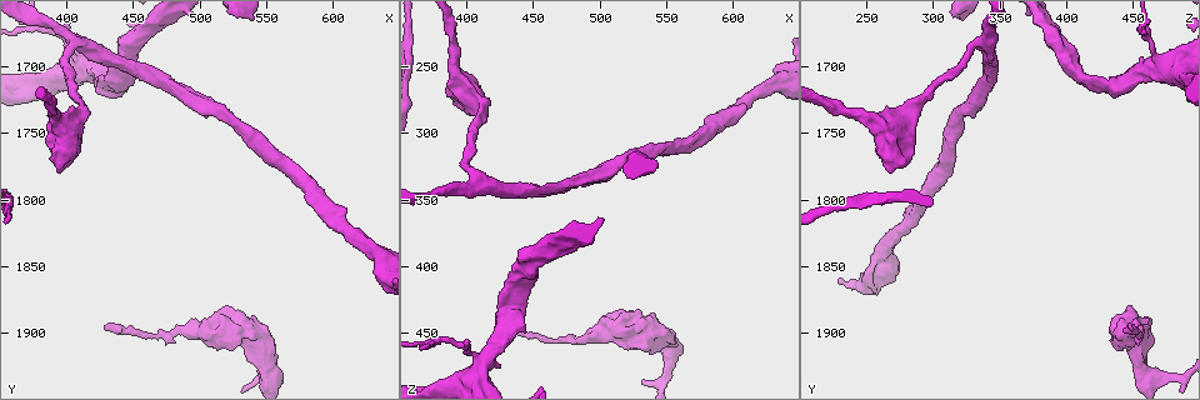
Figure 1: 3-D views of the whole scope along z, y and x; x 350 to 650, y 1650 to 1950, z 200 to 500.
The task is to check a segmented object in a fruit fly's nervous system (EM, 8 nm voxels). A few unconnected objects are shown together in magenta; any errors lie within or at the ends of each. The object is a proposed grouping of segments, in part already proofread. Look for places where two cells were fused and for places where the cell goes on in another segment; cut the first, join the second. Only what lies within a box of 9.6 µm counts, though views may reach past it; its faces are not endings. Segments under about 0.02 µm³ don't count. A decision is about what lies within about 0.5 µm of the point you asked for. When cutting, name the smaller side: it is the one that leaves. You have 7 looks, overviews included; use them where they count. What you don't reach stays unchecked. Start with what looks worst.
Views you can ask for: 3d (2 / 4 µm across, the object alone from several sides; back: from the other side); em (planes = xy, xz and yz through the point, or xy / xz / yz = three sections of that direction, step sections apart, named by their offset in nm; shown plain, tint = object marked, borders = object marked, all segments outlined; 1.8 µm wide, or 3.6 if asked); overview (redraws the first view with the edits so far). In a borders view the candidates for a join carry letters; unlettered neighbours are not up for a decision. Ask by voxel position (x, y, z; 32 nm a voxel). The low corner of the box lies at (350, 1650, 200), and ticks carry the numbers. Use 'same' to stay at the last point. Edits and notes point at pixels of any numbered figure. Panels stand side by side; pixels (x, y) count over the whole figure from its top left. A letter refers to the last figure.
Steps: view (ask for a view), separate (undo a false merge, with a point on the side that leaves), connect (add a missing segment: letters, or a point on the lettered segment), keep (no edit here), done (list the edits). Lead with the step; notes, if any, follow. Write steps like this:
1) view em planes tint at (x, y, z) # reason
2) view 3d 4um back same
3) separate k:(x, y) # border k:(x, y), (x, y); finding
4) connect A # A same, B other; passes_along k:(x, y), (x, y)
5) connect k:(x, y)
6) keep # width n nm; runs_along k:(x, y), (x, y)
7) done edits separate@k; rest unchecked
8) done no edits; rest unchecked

view em planes plain at (428, 1894, 446)

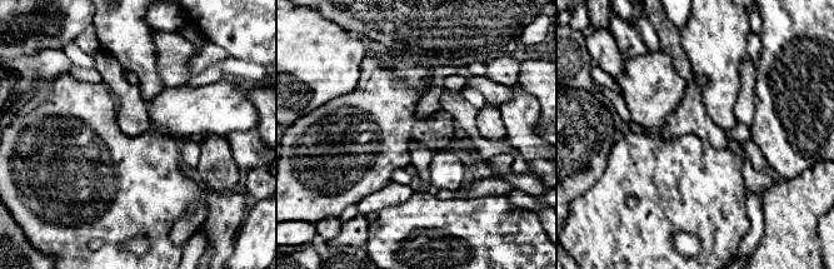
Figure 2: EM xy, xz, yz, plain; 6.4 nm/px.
view em planes borders same

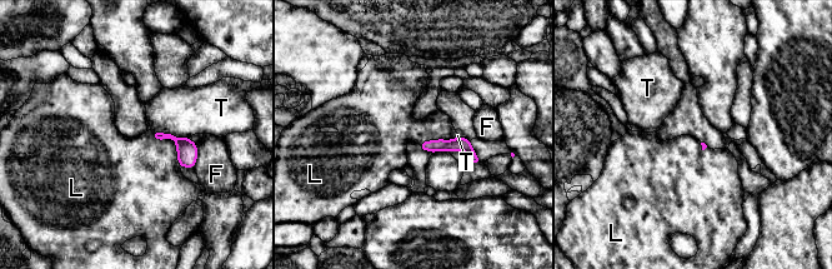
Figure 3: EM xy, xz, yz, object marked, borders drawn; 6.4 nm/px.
keep # F other, L other, T other; runs_along 3:(424, 145), (462, 145), (476, 160); no lettered segment goes on from it

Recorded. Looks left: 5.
view 3d 4um at (408, 1756, 288) # free end

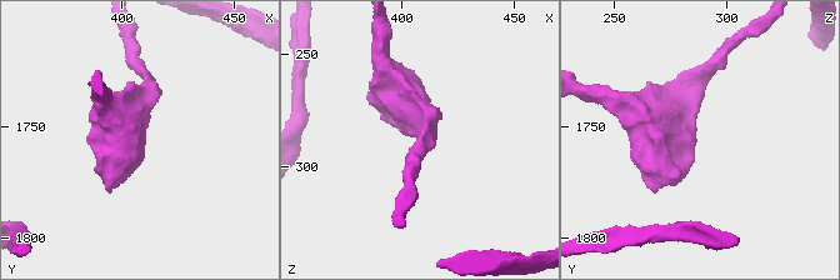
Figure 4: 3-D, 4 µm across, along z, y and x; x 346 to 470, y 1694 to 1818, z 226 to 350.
view em xz step 8 tint at (407, 1757, 285)

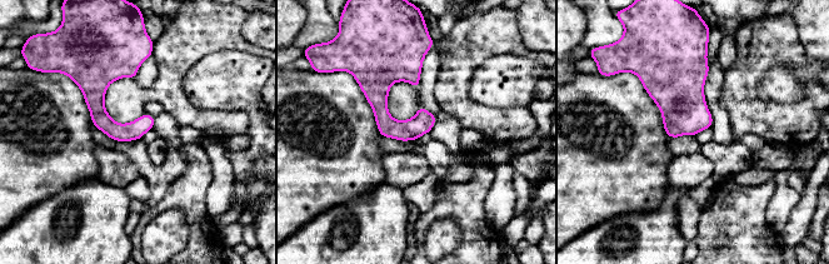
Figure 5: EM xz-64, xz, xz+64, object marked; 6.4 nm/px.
view em planes borders same

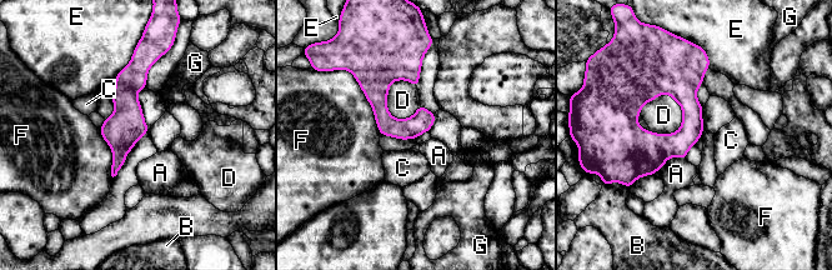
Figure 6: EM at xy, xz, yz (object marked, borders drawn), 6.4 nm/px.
keep # A other, B other, C other, D other, E other, F other, G other; runs_along 6:(690, 56), (688, 128), (636, 175); no lettered segment goes on from it

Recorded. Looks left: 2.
view em 3.6um planes borders at (514, 1896, 446) # arms part here

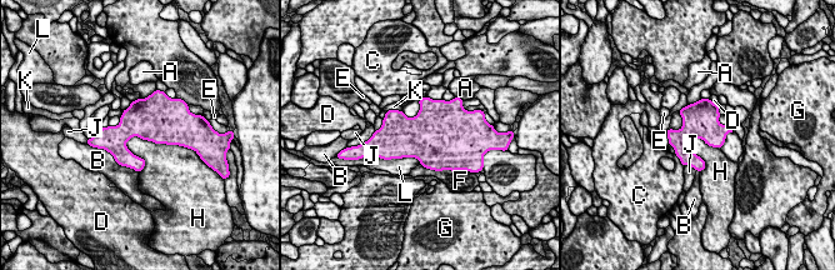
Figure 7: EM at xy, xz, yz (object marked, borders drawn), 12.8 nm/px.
keep # A other, B other, C other, D other, E other, F other, G other, H other, J other, K other, L other; border 7:(125, 141), (139, 136), (180, 145); all the same cell

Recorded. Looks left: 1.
done no edits; rest unchecked

